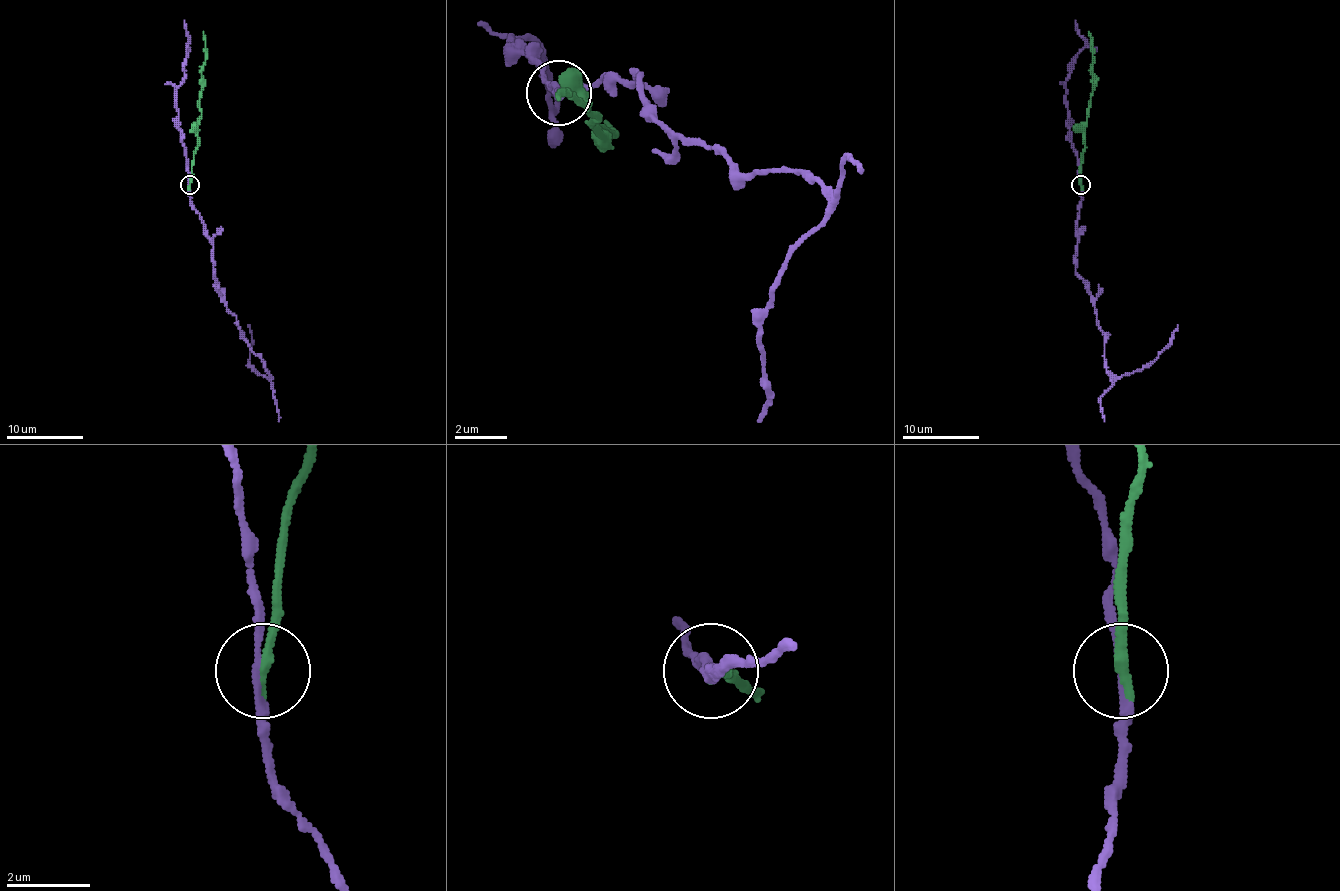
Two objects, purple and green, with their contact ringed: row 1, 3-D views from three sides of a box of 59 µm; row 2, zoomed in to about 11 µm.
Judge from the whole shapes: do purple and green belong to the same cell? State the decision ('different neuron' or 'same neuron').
different neuron

